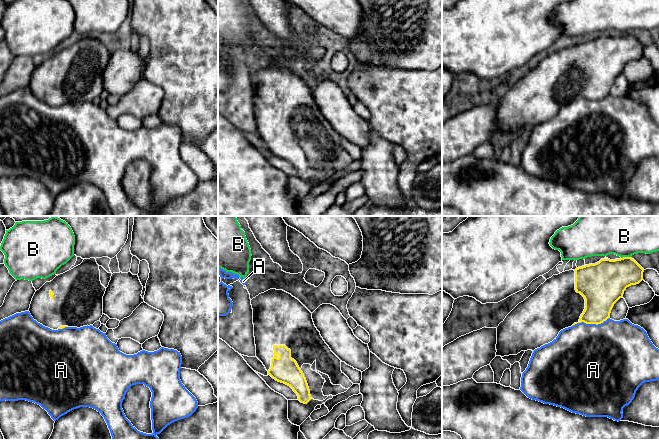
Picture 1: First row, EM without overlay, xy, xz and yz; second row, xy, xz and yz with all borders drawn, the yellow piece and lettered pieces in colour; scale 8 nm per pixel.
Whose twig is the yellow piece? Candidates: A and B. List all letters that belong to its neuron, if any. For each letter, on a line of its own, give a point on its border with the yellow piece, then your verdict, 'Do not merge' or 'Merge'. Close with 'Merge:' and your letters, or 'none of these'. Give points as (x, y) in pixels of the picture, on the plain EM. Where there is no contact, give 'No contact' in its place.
A: Touches yellow at yz (590, 99). Do not merge
B: Touches yellow at yz (625, 33). Do not merge
Merge: none of these

